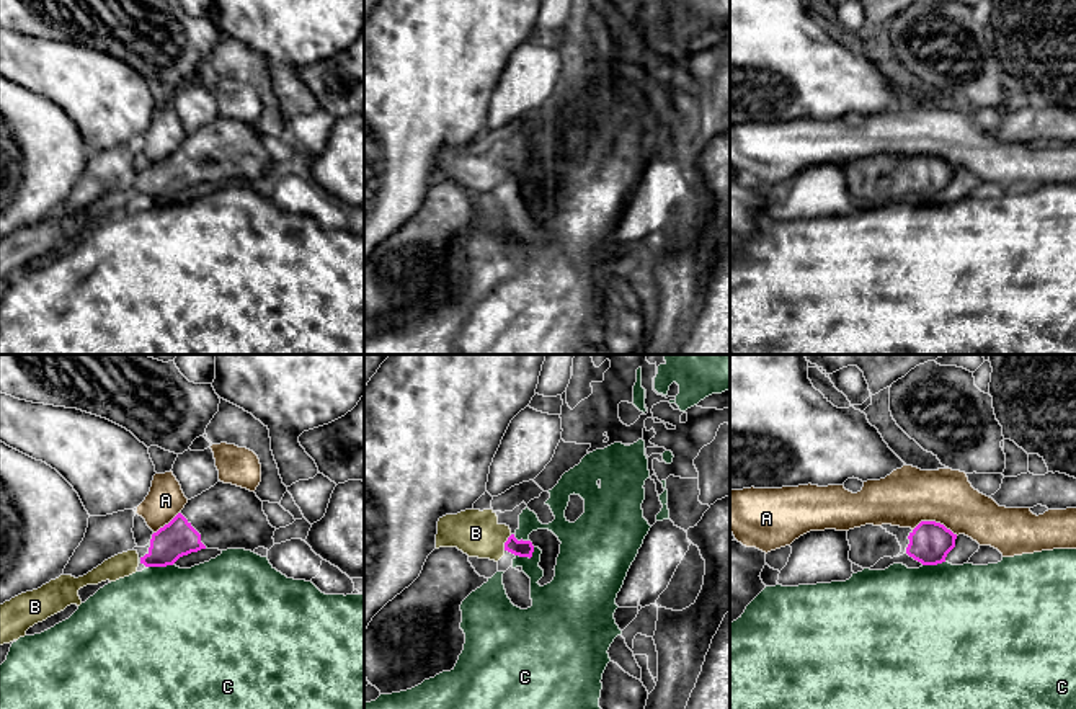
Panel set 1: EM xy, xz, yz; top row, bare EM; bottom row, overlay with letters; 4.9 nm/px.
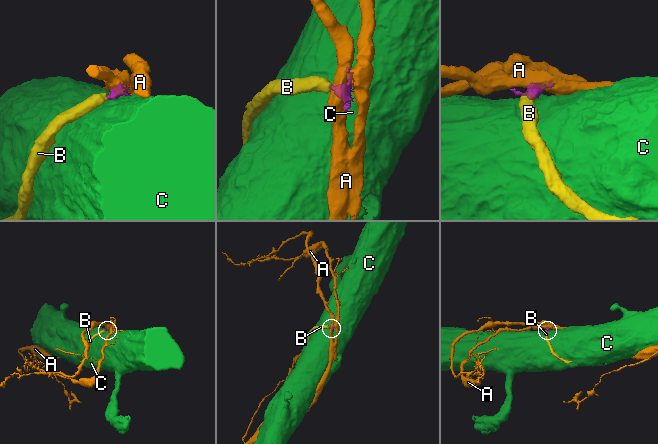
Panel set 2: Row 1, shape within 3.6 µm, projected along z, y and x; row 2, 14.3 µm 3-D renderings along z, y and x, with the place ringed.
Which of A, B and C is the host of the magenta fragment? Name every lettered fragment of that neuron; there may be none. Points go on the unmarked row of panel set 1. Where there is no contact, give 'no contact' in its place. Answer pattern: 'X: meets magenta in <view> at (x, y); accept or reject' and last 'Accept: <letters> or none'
A: meets magenta in yz at (934, 156); reject
B: meets magenta in xz at (505, 177); accept
C: meets magenta in xz at (528, 190); reject
Accept: B

